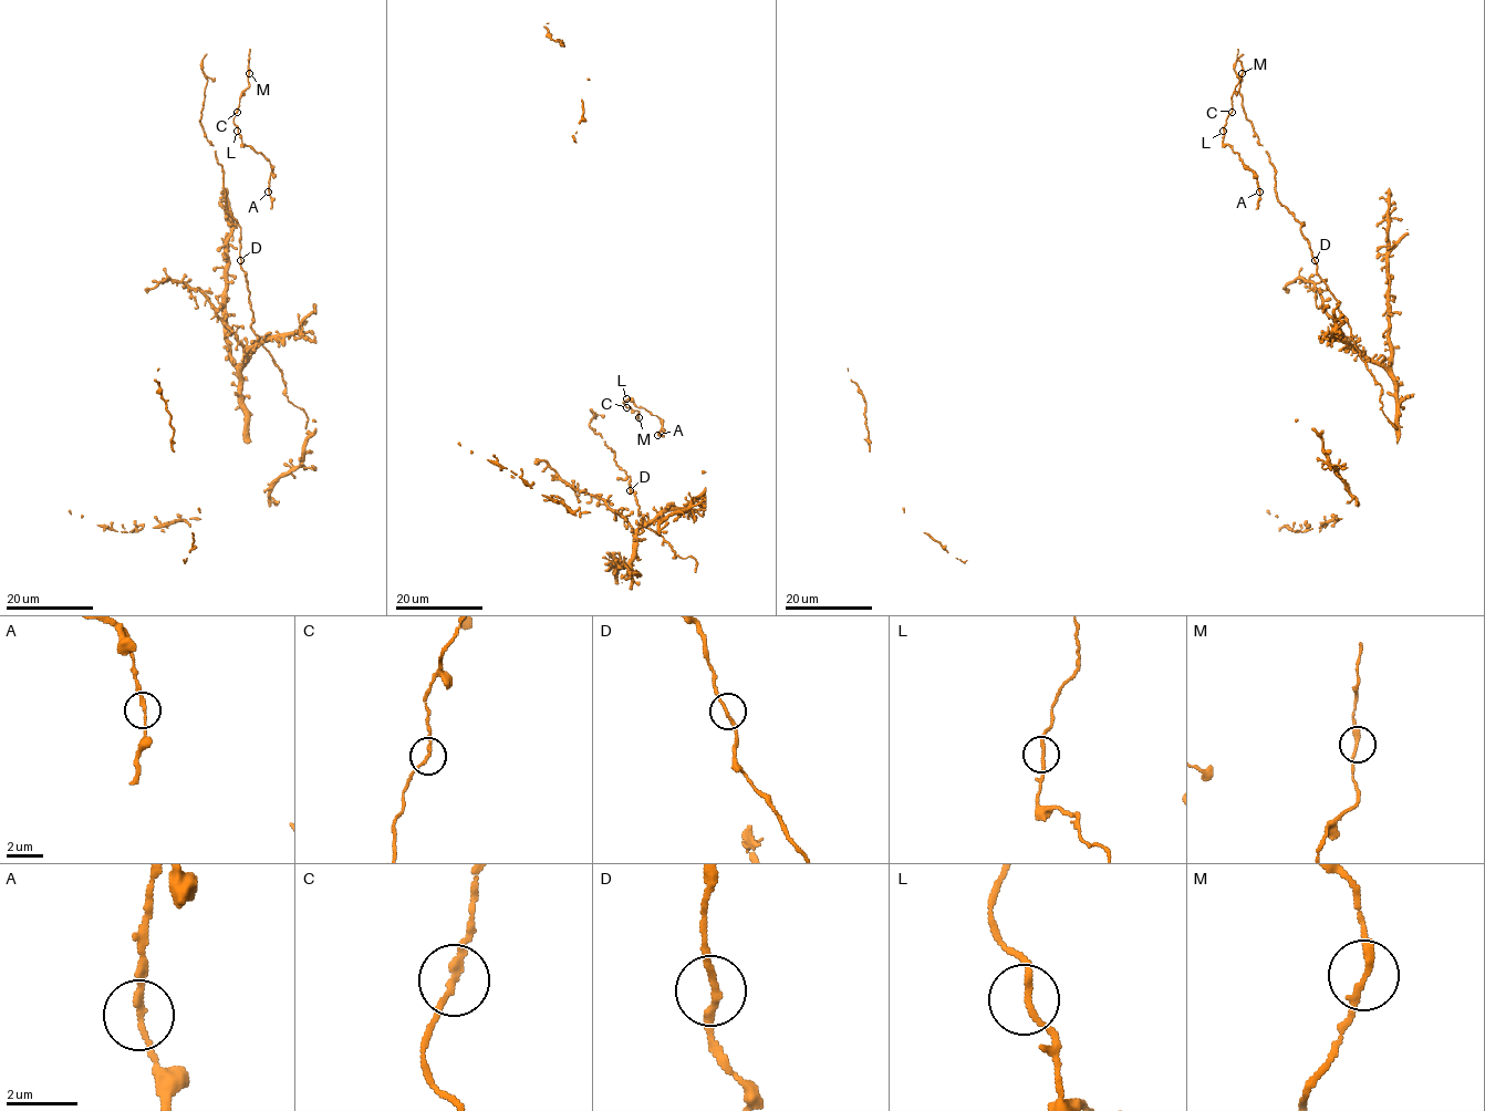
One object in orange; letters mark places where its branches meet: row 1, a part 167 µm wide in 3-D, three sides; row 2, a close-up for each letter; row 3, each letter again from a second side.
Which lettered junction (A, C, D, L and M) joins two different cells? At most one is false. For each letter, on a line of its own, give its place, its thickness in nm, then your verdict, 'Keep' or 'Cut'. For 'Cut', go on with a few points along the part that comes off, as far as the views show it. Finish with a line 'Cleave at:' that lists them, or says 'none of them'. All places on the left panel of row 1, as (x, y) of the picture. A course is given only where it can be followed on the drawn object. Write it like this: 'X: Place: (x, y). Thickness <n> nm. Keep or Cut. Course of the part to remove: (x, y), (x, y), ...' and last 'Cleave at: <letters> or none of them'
A: Place: (268, 191). Thickness 170 nm. Keep
C: Place: (237, 112). Thickness 160 nm. Keep
D: Place: (240, 260). Thickness 190 nm. Keep
L: Place: (237, 131). Thickness 170 nm. Keep
M: Place: (249, 73). Thickness 220 nm. Keep
Cleave at: none of them

